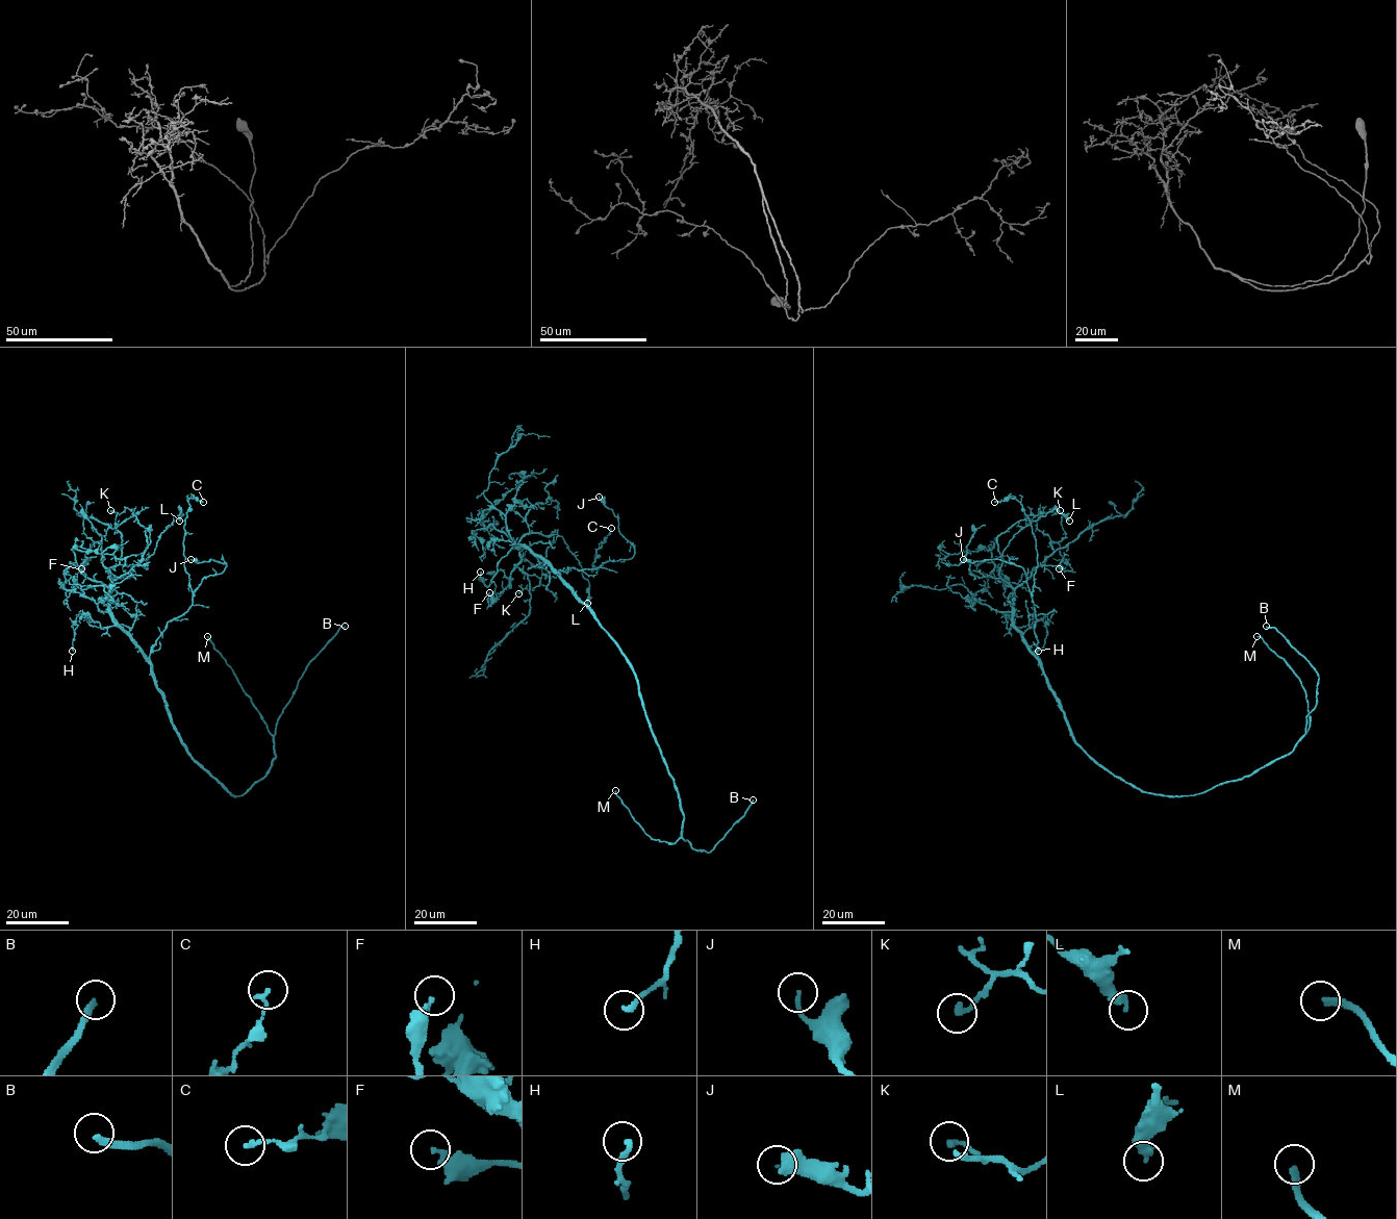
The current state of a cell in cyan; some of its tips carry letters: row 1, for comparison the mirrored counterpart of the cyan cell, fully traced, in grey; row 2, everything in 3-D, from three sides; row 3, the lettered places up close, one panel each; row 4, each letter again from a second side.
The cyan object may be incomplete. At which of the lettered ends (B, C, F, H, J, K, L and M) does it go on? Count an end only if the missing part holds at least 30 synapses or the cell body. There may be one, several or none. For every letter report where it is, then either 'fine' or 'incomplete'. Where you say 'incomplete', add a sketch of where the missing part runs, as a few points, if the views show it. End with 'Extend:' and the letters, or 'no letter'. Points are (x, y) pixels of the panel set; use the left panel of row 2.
B: place (345, 626); incomplete
C: place (203, 502); fine
F: place (81, 568); fine
H: place (72, 651); fine
J: place (191, 559); fine
K: place (110, 510); fine
L: place (179, 521); fine
M: place (207, 636); incomplete
Extend: B, M

